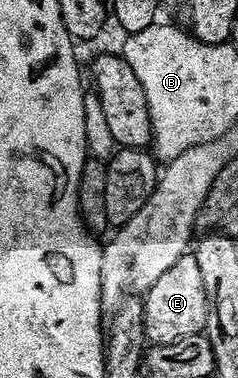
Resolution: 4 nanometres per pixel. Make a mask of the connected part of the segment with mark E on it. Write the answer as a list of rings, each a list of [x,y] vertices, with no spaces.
[[[194,254],[182,255],[142,296],[143,320],[145,321],[145,337],[147,343],[172,343],[181,341],[181,337],[193,337],[200,334],[207,325],[209,300],[207,290],[201,281],[201,269],[197,265]]]

